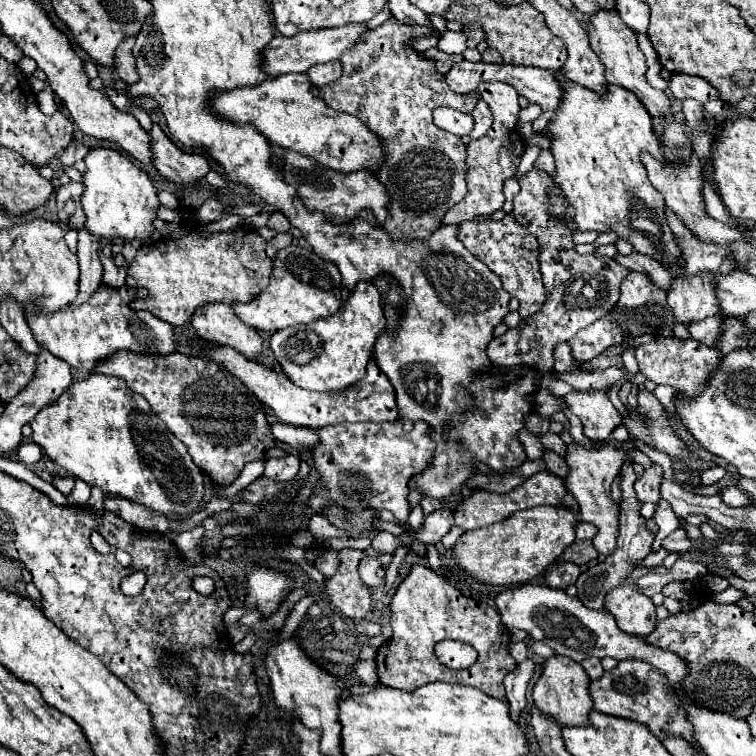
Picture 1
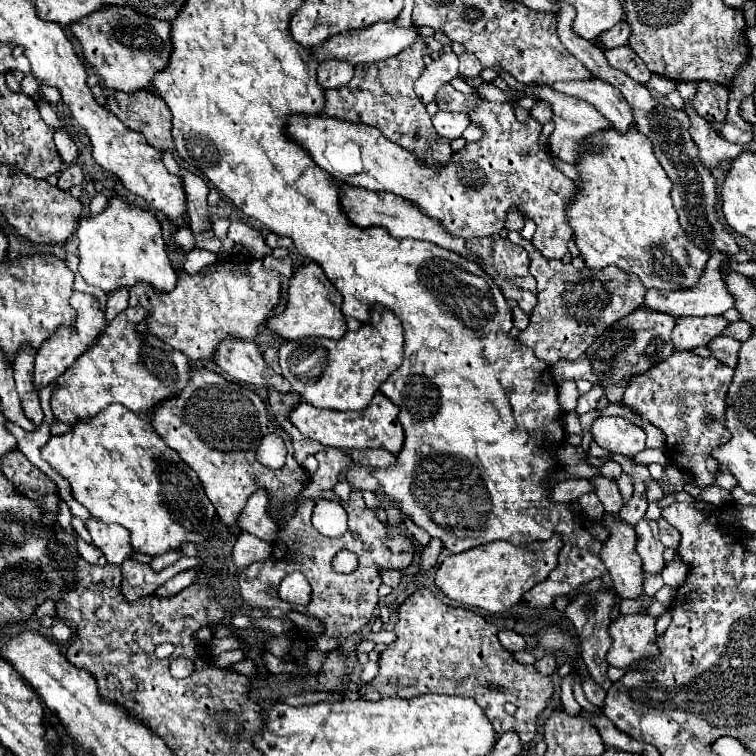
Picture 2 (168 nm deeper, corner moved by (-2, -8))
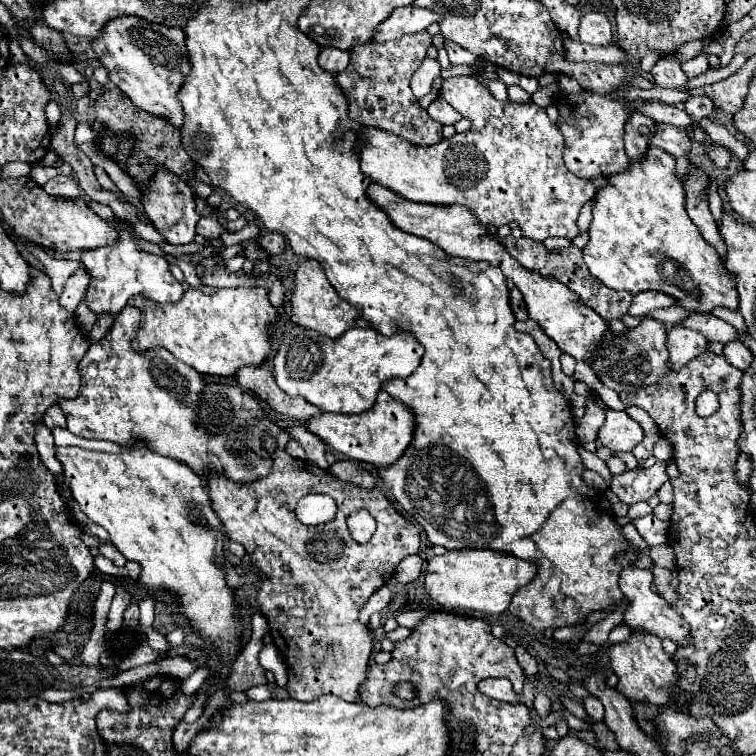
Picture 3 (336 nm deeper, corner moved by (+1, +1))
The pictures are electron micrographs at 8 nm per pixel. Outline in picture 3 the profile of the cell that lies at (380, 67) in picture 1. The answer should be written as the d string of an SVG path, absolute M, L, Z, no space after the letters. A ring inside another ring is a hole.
M424 30L424 32L416 32L410 36L402 36L384 44L376 44L376 42L368 42L368 44L360 44L354 46L350 50L350 64L344 72L336 74L336 82L340 86L340 90L344 92L346 100L348 100L348 116L364 126L376 126L388 132L394 132L400 138L406 138L412 144L418 146L432 146L436 142L442 140L442 124L432 122L432 118L428 116L426 110L420 108L418 100L414 98L412 90L410 90L410 78L416 72L416 68L420 66L420 62L426 56L426 48L432 46L432 36Z

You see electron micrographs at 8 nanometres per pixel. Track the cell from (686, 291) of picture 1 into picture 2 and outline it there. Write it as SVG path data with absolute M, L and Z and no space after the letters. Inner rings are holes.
M679 317L673 329L673 351L693 351L721 335L729 323L723 317Z

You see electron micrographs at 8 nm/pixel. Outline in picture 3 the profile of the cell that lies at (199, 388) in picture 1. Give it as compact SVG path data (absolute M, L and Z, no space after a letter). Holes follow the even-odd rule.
M214 382L206 384L204 390L200 392L198 412L200 412L198 420L202 422L202 426L206 430L210 430L212 434L238 436L250 450L254 450L262 458L270 456L260 446L262 434L272 432L278 440L278 450L276 450L276 454L272 454L274 466L272 466L272 472L268 476L262 476L256 482L238 484L238 482L226 478L224 474L210 472L206 488L208 488L210 500L212 500L212 508L226 528L226 536L234 542L240 542L246 548L252 566L260 570L258 574L262 578L258 584L256 602L258 602L258 610L268 620L274 646L280 650L282 660L288 666L292 666L292 672L288 674L288 686L286 686L288 694L294 700L304 700L304 702L316 700L322 694L334 694L342 700L358 702L356 690L358 690L360 682L364 680L370 650L372 650L370 632L366 626L362 626L358 622L358 612L364 606L364 602L372 596L372 592L376 592L394 574L394 568L398 566L398 562L402 558L418 552L420 532L418 532L416 524L410 522L408 518L404 518L390 504L390 500L382 494L382 490L378 486L370 492L364 490L364 496L362 496L360 486L342 482L336 476L332 478L332 474L328 470L316 468L308 460L292 458L286 452L286 444L288 444L290 436L278 424L268 420L264 410L262 410L262 402L258 398L254 398L250 392L240 390L240 386L214 384ZM312 492L328 494L338 502L338 514L336 514L334 522L320 524L320 526L304 526L296 518L294 508L296 508L298 500L306 494L312 494ZM360 508L366 508L376 518L376 524L378 524L378 528L376 528L376 532L368 544L358 544L356 540L352 540L350 532L346 528L346 516L354 510L360 510Z

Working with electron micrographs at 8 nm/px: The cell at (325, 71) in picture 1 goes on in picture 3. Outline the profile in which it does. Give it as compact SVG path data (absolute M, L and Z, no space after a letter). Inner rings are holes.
M324 48L320 52L320 56L318 56L318 62L320 62L320 66L324 70L328 70L332 74L338 74L338 72L342 72L348 66L350 52L338 50L338 48Z

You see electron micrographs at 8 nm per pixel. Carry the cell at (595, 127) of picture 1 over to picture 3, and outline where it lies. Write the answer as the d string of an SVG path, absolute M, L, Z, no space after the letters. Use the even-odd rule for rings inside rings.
M648 146L644 156L640 160L630 160L624 172L606 176L606 184L594 196L592 214L594 218L588 228L590 240L582 254L590 274L602 280L606 286L630 290L632 294L642 290L660 290L678 298L682 308L694 312L712 312L716 306L726 306L730 310L738 308L736 282L732 282L732 274L720 270L716 250L712 250L712 246L700 238L700 230L696 230L694 222L684 210L684 188L674 176L674 158L668 152Z

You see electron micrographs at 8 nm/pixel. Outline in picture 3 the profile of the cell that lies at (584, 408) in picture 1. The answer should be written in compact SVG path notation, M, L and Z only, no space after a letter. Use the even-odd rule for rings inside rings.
M608 410L606 412L606 424L598 430L598 440L602 446L610 448L612 452L620 450L632 450L640 440L644 432L638 422L634 422L626 412Z

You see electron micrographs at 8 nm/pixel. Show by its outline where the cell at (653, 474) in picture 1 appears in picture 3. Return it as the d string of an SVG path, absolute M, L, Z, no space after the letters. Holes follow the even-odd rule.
M652 564L650 572L654 574L654 584L660 592L660 596L664 596L666 602L672 602L672 598L676 598L676 590L670 586L670 580L672 580L672 572L658 566L658 564Z

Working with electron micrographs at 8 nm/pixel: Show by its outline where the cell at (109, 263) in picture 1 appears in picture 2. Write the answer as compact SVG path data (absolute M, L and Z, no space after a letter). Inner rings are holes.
M119 289L119 291L115 291L115 293L111 293L109 295L109 299L107 299L107 311L105 311L105 321L107 323L111 323L121 311L125 311L127 307L129 307L129 291L125 291L125 289Z

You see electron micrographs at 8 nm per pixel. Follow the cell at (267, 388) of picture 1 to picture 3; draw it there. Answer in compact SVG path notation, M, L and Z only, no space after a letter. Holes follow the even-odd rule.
M380 390L376 404L370 410L366 410L362 414L328 414L328 412L322 412L320 416L310 418L306 422L306 428L310 432L314 432L316 436L320 436L336 452L340 452L348 458L370 462L374 466L388 466L396 458L400 458L400 454L410 444L412 430L414 430L414 416L404 404L396 402L388 392Z

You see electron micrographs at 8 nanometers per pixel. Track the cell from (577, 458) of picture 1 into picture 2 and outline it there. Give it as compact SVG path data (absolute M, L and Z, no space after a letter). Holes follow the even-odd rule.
M603 521L609 529L609 539L601 549L601 561L605 563L615 593L621 599L639 599L643 595L643 569L635 551L635 531L623 521Z

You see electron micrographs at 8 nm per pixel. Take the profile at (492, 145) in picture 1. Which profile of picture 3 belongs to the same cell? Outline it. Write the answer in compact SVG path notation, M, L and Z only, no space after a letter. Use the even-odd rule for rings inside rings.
M472 76L446 78L440 96L454 106L464 118L472 122L472 128L464 134L454 134L434 146L416 146L396 134L378 130L372 126L360 126L358 130L358 158L362 172L372 178L372 182L394 190L398 196L412 202L430 204L462 204L472 210L476 220L486 226L502 226L516 220L522 228L524 238L534 242L544 242L546 238L565 238L572 240L578 234L576 218L580 208L594 198L596 186L590 180L578 178L568 172L562 160L564 136L560 128L548 118L546 110L534 102L512 102L496 100L492 92Z

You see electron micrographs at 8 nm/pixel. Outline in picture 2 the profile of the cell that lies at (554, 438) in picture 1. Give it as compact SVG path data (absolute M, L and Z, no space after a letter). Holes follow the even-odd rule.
M604 477L591 479L591 483L595 487L595 493L601 501L607 513L618 514L623 506L622 497L614 480Z

